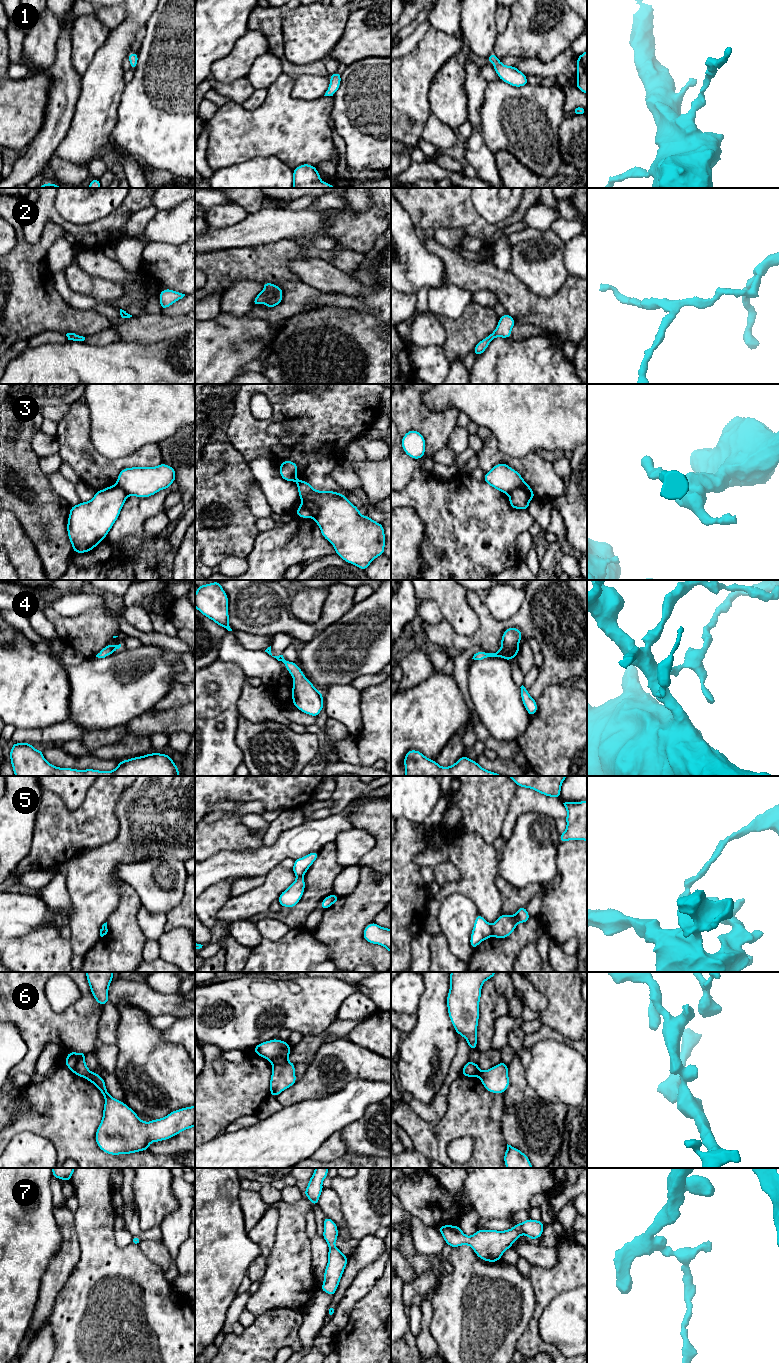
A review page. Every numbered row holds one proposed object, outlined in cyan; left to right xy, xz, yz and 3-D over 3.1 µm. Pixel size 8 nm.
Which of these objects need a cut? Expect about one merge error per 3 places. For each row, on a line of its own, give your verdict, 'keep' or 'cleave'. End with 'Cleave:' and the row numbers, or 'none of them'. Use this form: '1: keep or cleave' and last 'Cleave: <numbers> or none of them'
1: keep
2: keep
3: cleave
4: keep
5: cleave
6: cleave
7: keep
Cleave: 3, 5, 6

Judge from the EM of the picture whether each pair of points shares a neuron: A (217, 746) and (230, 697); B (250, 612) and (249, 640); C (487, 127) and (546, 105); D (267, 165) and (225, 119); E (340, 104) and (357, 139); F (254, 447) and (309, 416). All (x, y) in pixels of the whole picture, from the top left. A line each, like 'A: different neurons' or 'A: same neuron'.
A: same neuron
B: different neurons
C: same neuron
D: different neurons
E: same neuron
F: same neuron

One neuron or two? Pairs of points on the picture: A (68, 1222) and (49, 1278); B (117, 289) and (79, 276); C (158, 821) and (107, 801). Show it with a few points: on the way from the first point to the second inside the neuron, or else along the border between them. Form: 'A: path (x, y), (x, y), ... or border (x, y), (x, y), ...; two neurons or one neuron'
A: path (68, 1236), (68, 1256), (62, 1264); one neuron
B: path (108, 289), (88, 285); one neuron
C: border (130, 786), (123, 792), (115, 806), (118, 827); two neurons

